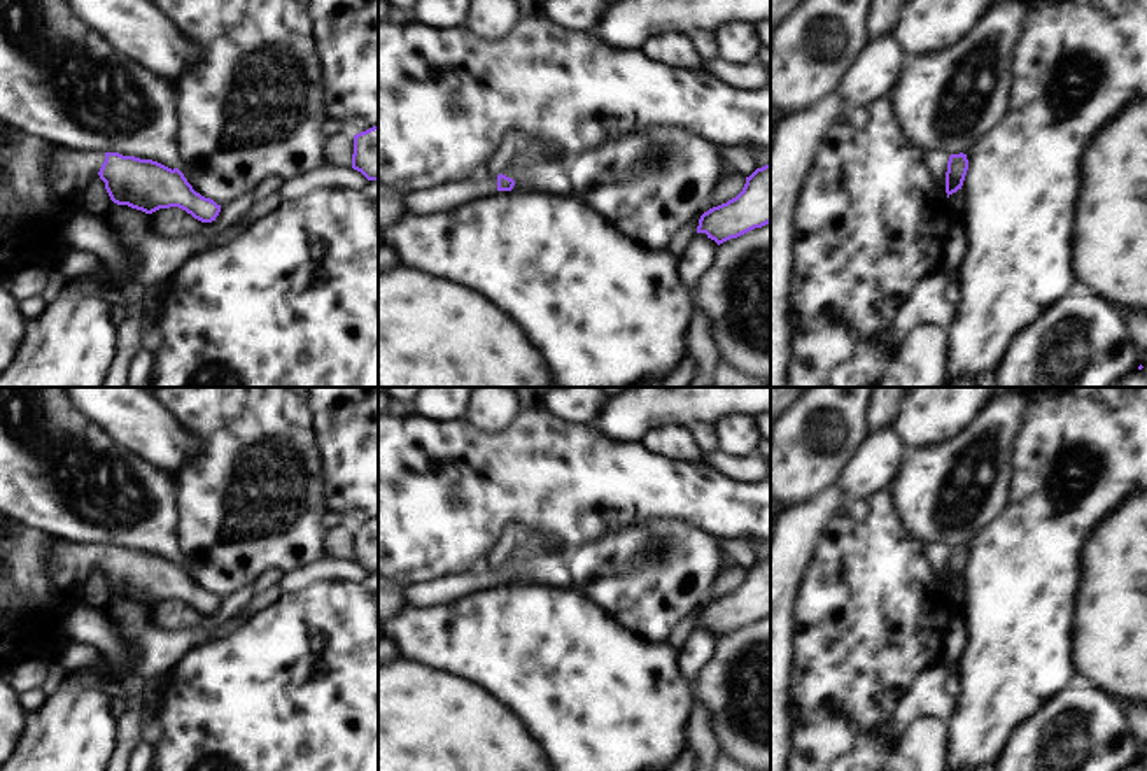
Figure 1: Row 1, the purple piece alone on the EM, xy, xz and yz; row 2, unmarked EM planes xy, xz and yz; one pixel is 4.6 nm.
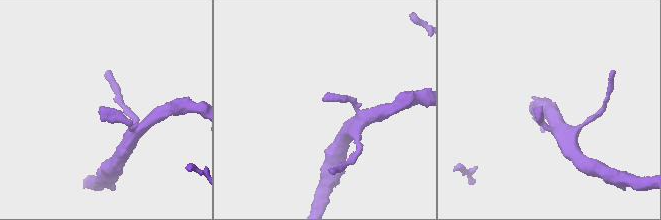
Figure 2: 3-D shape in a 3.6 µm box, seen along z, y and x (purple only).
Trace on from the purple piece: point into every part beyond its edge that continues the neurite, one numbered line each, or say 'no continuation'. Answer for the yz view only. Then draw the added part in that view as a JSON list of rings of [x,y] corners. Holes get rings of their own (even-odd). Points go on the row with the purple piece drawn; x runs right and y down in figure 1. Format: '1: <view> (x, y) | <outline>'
no continuation

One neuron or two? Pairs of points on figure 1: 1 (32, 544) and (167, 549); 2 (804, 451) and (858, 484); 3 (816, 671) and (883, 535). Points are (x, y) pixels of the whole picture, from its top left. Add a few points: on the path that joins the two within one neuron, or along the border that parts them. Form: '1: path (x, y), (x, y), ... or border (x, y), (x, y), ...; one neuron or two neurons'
1: border (18, 521), (55, 538); two neurons
2: border (865, 440), (837, 482); two neurons
3: path (850, 638), (869, 617), (869, 577), (874, 568); one neuron

